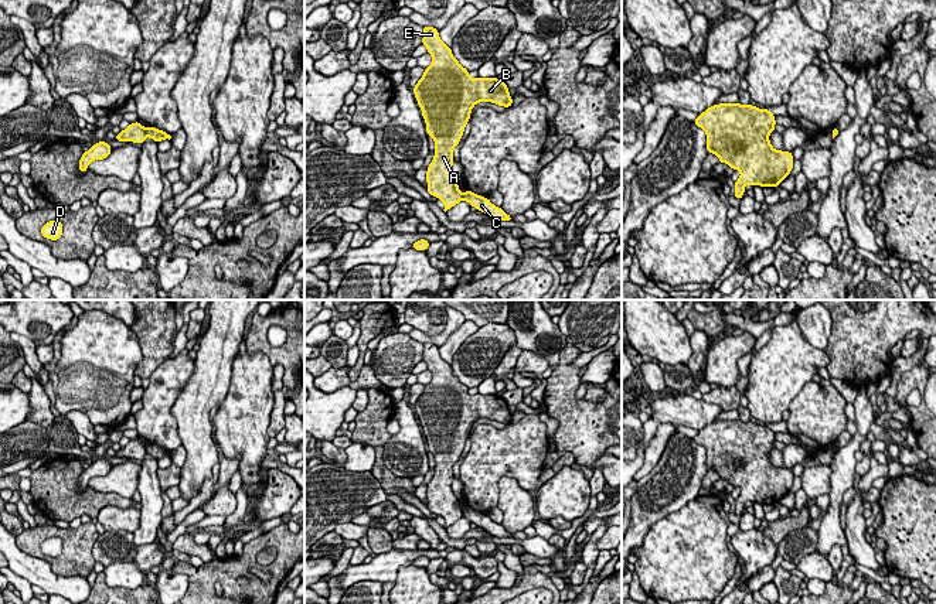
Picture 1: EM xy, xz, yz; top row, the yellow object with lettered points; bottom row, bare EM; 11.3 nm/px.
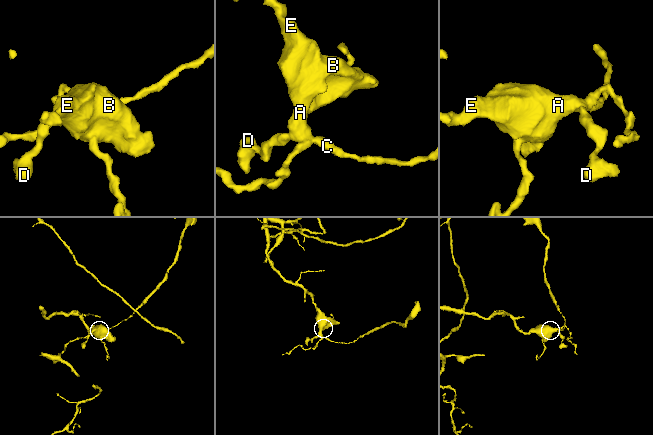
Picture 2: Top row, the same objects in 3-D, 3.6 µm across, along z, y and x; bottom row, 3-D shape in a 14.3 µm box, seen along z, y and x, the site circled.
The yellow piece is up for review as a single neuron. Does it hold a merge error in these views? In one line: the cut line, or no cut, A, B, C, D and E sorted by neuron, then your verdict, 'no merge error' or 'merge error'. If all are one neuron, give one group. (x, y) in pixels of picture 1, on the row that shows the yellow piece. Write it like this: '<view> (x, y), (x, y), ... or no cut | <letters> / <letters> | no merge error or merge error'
xy (145, 129), (146, 135) | A B D E / C | merge error

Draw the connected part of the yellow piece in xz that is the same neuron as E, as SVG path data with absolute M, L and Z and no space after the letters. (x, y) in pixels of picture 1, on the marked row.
M423 27L422 44L432 55L432 64L413 88L426 122L426 132L435 141L435 157L426 171L428 192L443 201L445 212L463 199L452 173L453 149L459 144L472 109L479 102L510 108L513 98L507 85L497 78L470 78L442 42L435 27Z

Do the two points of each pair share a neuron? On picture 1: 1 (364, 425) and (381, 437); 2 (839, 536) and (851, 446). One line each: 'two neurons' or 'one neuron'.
1: one neuron
2: one neuron

